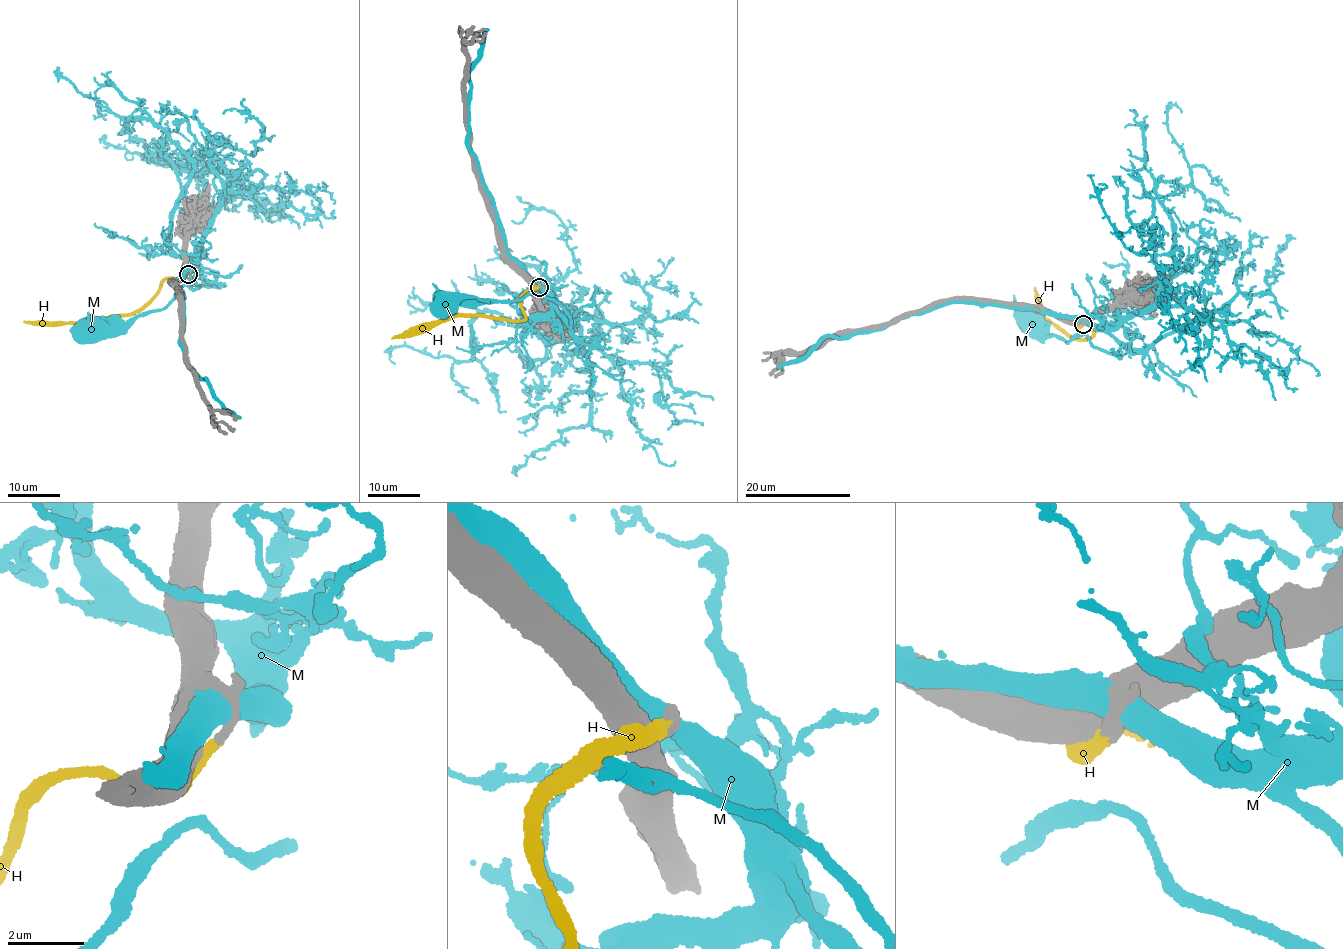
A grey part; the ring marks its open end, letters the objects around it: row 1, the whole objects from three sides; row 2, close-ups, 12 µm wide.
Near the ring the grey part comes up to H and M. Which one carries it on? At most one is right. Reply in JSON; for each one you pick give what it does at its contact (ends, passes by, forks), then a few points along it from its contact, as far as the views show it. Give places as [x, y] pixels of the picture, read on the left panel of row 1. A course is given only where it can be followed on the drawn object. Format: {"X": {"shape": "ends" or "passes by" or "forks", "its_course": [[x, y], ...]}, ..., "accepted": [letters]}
{"H": {"shape": "ends", "its_course": [[186, 275], [165, 280], [139, 310], [77, 324], [24, 321]]}, "accepted": ["H"]}

